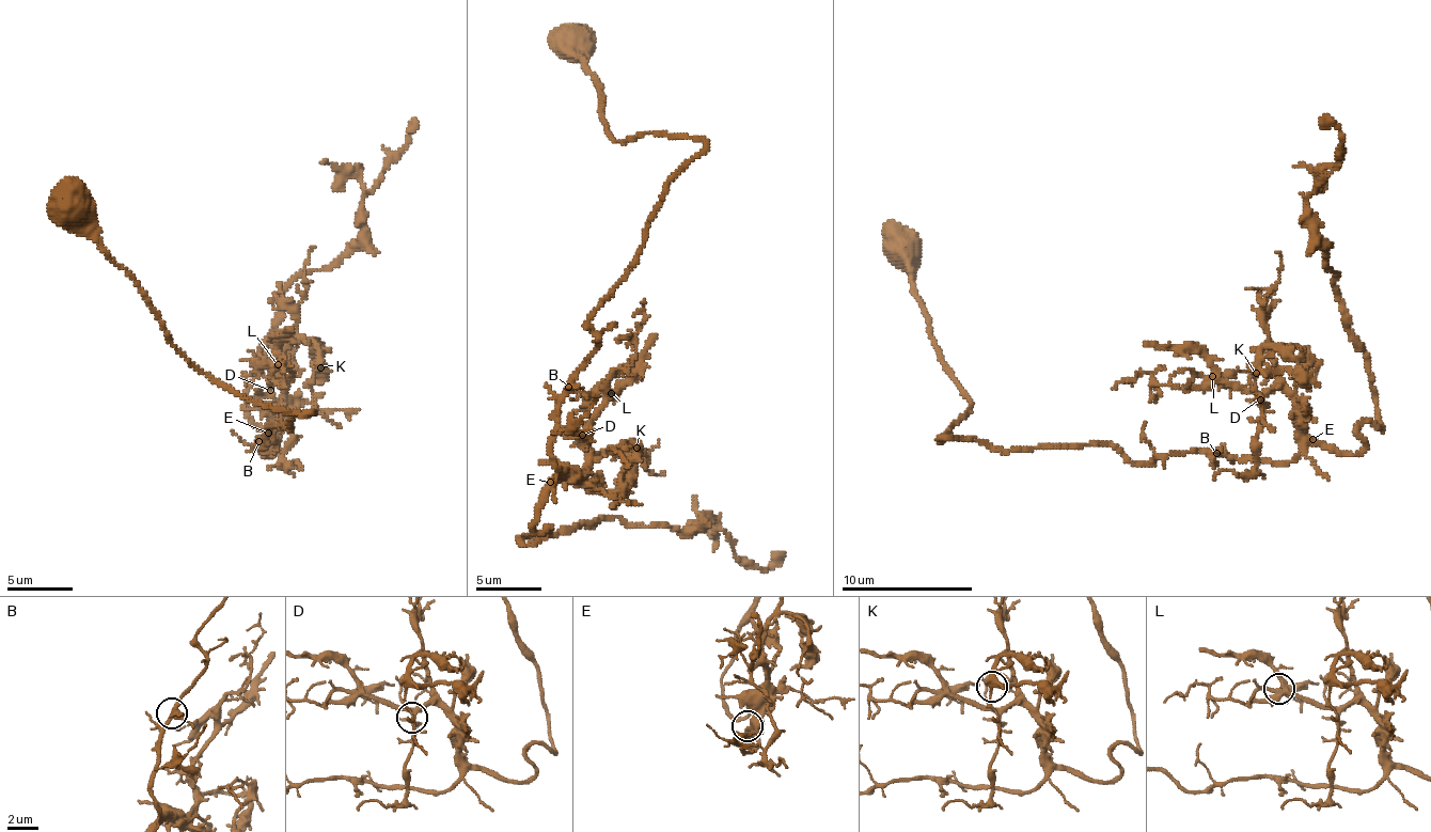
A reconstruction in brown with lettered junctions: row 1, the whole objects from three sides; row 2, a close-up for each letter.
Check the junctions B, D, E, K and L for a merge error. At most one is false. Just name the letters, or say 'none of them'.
none of them

